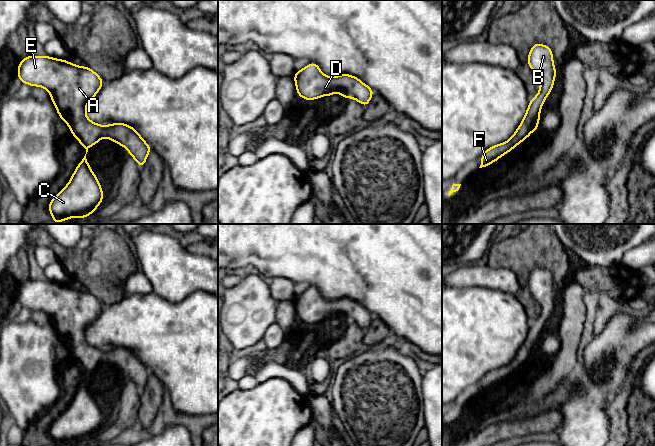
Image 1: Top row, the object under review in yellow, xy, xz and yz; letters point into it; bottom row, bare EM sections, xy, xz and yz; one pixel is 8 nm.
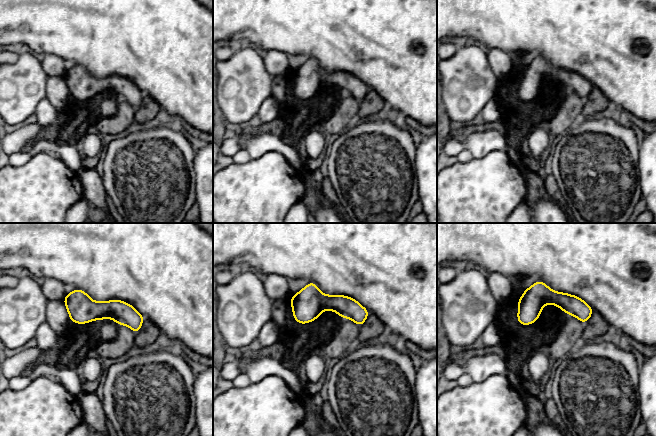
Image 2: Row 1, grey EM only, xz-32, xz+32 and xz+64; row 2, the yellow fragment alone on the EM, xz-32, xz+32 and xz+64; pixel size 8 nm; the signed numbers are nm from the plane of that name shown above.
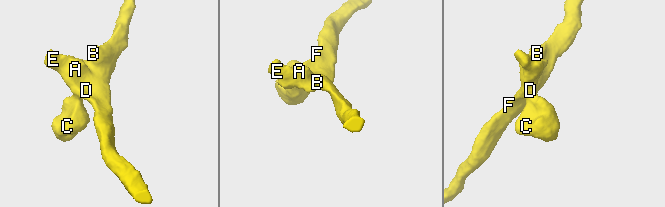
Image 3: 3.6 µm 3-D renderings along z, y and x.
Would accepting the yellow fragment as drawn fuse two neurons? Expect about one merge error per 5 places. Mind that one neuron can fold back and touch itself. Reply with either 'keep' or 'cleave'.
keep

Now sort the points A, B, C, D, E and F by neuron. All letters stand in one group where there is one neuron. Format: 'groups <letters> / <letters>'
groups A B C D E F

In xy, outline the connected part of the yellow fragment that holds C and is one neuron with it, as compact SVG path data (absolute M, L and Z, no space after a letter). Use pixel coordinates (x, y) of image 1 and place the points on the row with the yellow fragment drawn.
M85 154L68 184L50 201L48 209L54 223L73 217L83 219L92 215L103 198L101 185Z

